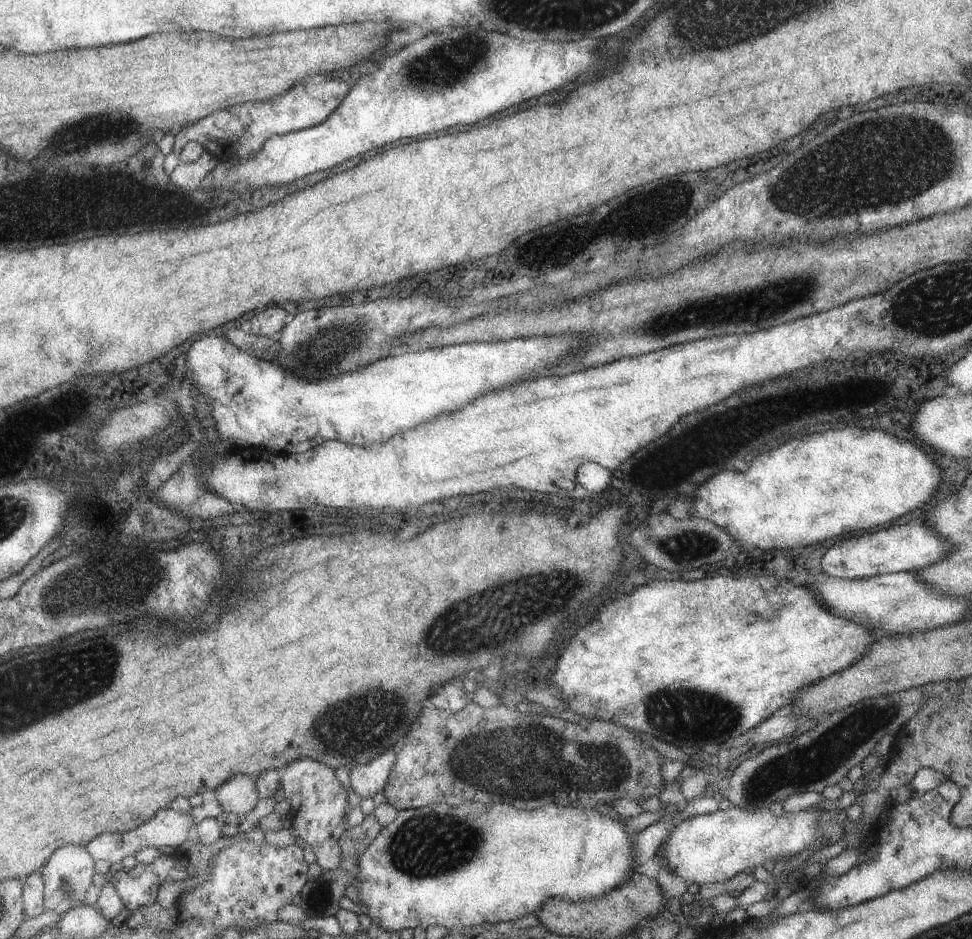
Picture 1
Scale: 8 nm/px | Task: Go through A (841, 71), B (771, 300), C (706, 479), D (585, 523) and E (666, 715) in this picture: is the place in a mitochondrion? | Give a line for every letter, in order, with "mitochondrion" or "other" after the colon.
A: other
B: mitochondrion
C: other
D: other
E: mitochondrion

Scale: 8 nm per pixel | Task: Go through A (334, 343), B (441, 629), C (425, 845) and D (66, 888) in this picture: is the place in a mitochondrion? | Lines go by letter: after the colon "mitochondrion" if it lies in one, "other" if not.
A: mitochondrion
B: mitochondrion
C: mitochondrion
D: mitochondrion

